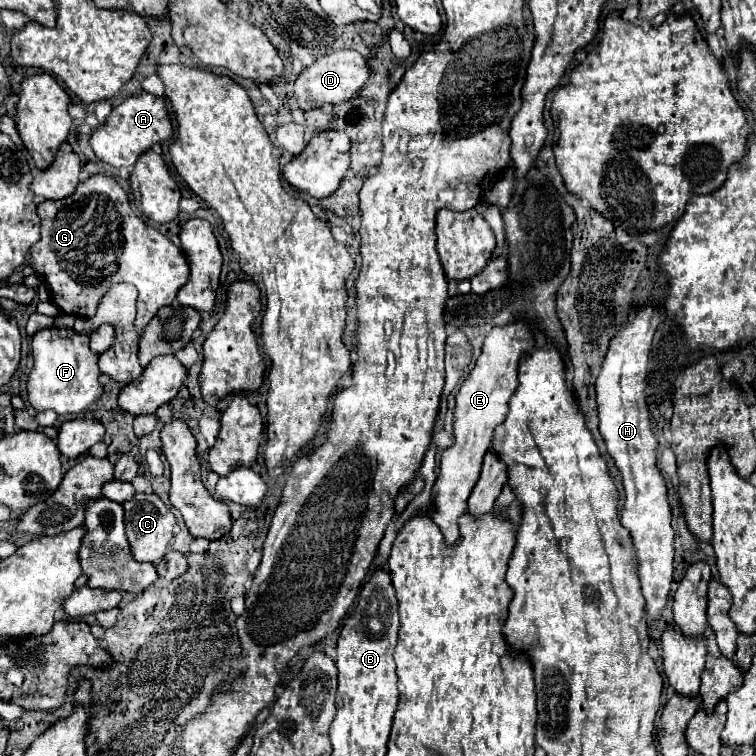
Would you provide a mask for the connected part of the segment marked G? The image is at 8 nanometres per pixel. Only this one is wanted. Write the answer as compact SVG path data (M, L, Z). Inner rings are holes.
M98 174L88 178L86 182L80 182L80 188L68 200L60 200L60 204L56 202L38 204L38 216L42 220L42 238L30 248L32 268L48 284L50 300L66 314L84 318L94 316L98 302L108 292L108 288L118 282L128 282L138 288L138 314L134 326L136 332L142 334L152 316L156 316L156 312L162 306L174 302L178 290L190 276L190 268L186 264L182 250L132 212L128 194L110 176Z

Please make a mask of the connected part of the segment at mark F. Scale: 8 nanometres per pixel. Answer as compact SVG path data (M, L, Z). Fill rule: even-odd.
M52 326L34 334L34 368L28 376L28 402L36 412L54 410L58 416L78 414L102 396L104 388L98 382L98 354L90 350L88 342L90 338L86 334L78 334L72 328Z

